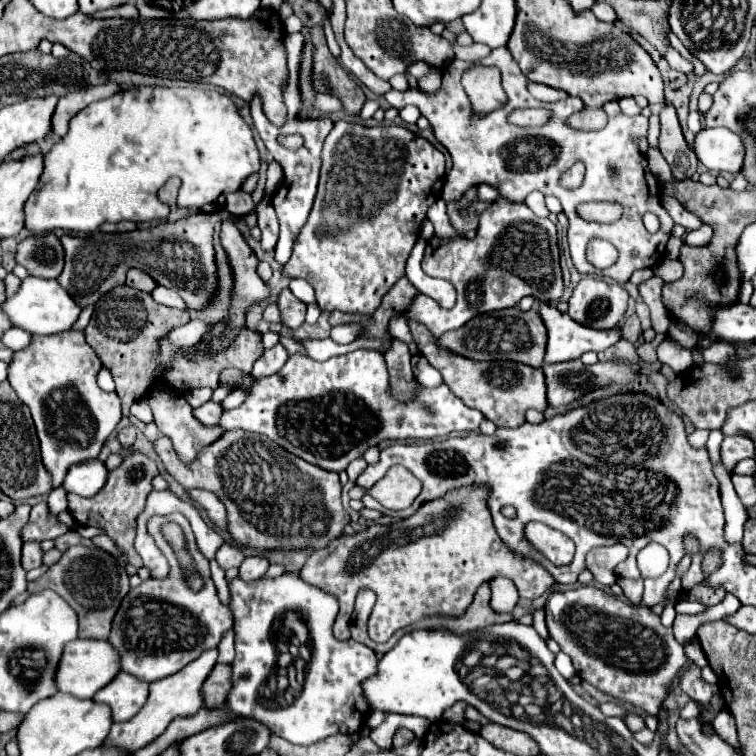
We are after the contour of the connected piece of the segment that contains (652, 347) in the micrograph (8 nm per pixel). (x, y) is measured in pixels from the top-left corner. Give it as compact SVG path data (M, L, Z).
M656 334L656 338L652 342L642 342L638 346L638 356L644 360L644 362L656 362L656 348L658 344L664 340L666 336L664 334Z

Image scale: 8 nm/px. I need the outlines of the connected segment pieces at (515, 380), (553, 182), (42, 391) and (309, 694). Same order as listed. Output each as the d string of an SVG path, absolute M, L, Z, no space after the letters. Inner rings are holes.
M410 322L410 332L414 336L414 342L420 350L420 354L444 376L446 386L456 392L456 396L470 408L480 410L488 420L492 420L498 428L518 428L524 424L524 414L530 408L536 408L540 412L546 410L546 386L544 386L544 374L542 368L532 368L520 362L478 362L470 360L466 356L444 352L438 346L438 340L432 336L432 332L418 322Z
M496 48L492 54L482 60L480 64L484 66L498 66L502 72L502 88L508 94L508 104L500 110L494 110L486 114L484 118L476 118L470 108L470 100L460 84L462 74L470 68L470 64L452 60L444 68L442 76L442 88L434 96L426 96L422 90L406 90L406 92L396 92L390 90L384 94L386 102L394 106L396 110L402 110L406 104L412 104L420 110L422 116L428 118L436 140L450 152L452 156L452 170L446 176L444 188L442 188L442 200L446 204L458 202L462 194L478 184L490 184L498 190L500 198L506 198L510 202L524 202L524 198L538 190L544 196L556 196L564 208L564 214L570 220L568 228L568 244L570 244L570 256L578 272L582 274L602 274L608 276L620 284L628 282L634 270L640 268L654 268L666 252L666 242L670 238L670 230L674 226L670 214L660 206L658 196L648 194L648 182L646 182L646 172L648 172L648 160L646 156L632 144L632 136L646 136L648 128L648 118L640 116L626 116L622 114L618 102L606 102L604 112L608 114L608 124L602 130L596 132L586 132L586 130L574 130L566 124L566 120L584 110L584 102L578 98L566 98L554 104L544 104L536 98L532 98L526 90L526 76L522 76L522 70L510 56L508 48ZM518 108L548 108L554 112L554 118L550 124L544 128L520 128L508 122L508 114ZM582 160L586 164L586 176L580 188L566 190L560 186L560 176L570 170L570 166ZM610 166L618 170L616 176L610 176ZM592 200L614 200L624 206L624 214L618 222L612 224L602 224L602 222L590 222L580 218L574 208L584 202ZM646 212L654 212L660 218L660 230L656 234L650 234L644 228L642 216ZM590 238L602 238L608 240L616 246L618 250L618 260L614 266L606 270L596 270L588 260L586 260L586 244Z
M60 332L52 336L32 336L30 348L14 352L8 380L20 400L30 408L40 438L42 462L58 488L74 462L84 462L100 454L102 444L120 422L120 400L116 392L104 392L96 386L96 374L102 362L84 340L84 332Z
M282 574L274 580L262 578L254 582L244 582L234 578L230 584L232 602L230 610L234 614L236 632L236 658L232 666L230 690L226 696L226 706L236 716L254 718L266 724L276 736L292 744L314 744L332 734L352 734L362 728L368 720L370 708L362 696L360 682L376 672L378 658L372 648L346 640L340 642L332 634L332 624L338 614L338 600L318 588L306 584L294 574ZM286 612L296 612L306 622L311 636L312 655L306 670L300 696L292 704L276 708L276 696L272 694L272 666L276 666L278 652L272 650L272 626ZM314 654L318 654L314 658Z

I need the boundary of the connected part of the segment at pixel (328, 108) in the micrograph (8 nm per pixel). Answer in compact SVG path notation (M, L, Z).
M316 94L312 106L314 106L314 110L320 110L324 114L330 114L330 112L338 112L340 110L338 100L334 100L330 96L324 96L324 94Z

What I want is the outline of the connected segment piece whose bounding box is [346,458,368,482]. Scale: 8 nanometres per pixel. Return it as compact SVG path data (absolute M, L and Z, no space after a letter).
M358 458L358 460L354 460L354 462L350 462L350 466L346 468L346 472L348 472L348 478L350 478L350 482L356 482L356 478L364 472L364 468L366 468L368 464L362 460L362 458Z

